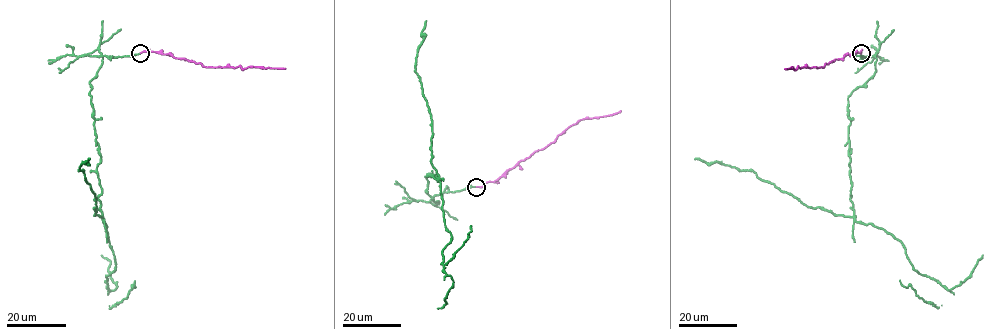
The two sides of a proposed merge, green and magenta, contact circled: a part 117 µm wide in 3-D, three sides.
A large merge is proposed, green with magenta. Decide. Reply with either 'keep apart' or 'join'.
keep apart

